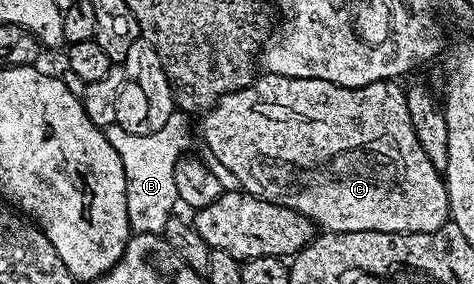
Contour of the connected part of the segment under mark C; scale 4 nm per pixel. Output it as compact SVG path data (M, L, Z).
M262 73L244 89L220 97L218 102L201 116L201 119L202 139L206 142L207 149L214 154L213 162L221 170L236 177L241 190L247 191L249 195L260 197L264 201L272 201L276 205L296 209L304 217L313 221L323 232L372 230L384 233L432 233L450 219L446 180L443 172L432 165L432 161L428 159L427 153L424 153L420 141L417 140L416 129L412 127L412 119L409 117L406 104L406 93L401 82L381 79L363 87L338 87L335 83L328 81Z

